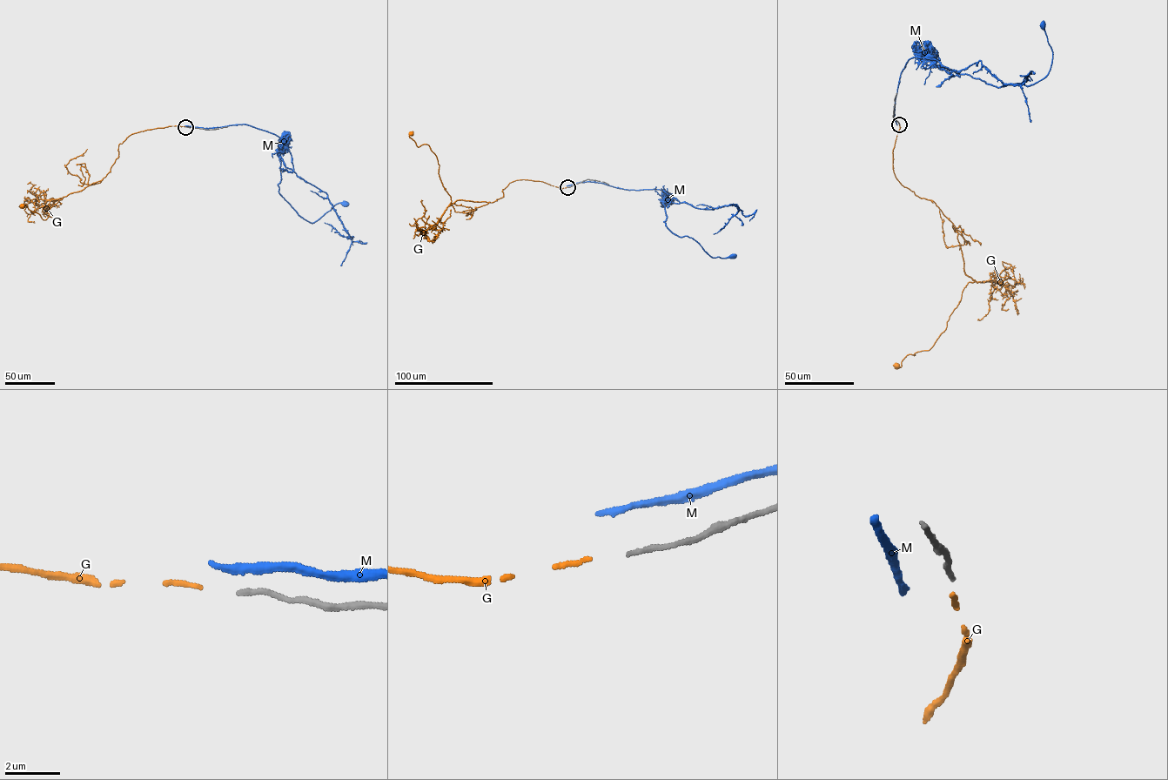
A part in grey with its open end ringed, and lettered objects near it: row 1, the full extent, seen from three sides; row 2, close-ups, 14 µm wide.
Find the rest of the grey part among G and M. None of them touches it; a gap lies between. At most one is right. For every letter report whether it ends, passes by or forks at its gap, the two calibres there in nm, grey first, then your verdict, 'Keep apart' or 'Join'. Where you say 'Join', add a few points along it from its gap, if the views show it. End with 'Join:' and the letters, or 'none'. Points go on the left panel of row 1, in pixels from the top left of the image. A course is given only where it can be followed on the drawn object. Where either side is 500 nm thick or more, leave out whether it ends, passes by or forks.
G: It ends there. Thickness 170 nm (grey) against 150 nm. Join. Its course: (184, 126), (129, 136), (118, 144), (118, 157), (104, 178), (60, 198), (46, 219), (23, 206)
M: It ends there. Thickness 170 nm (grey) against 280 nm. Keep apart
Join: G

